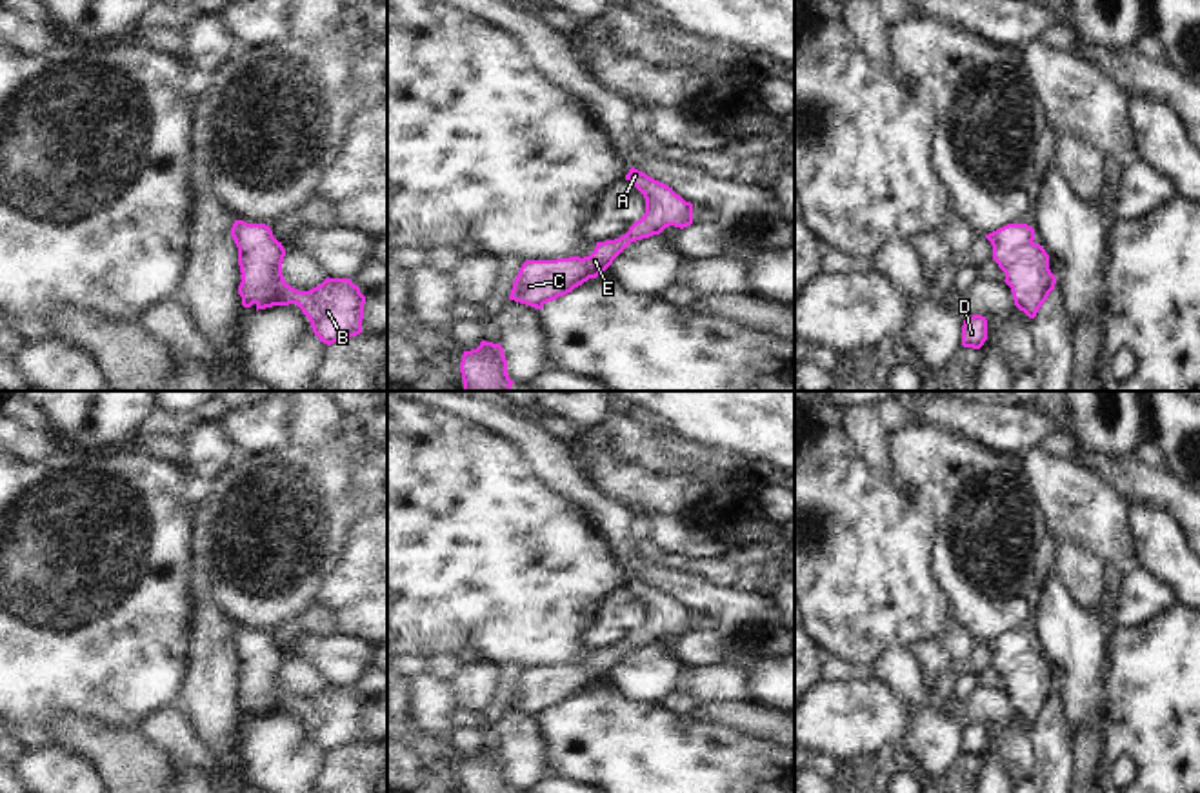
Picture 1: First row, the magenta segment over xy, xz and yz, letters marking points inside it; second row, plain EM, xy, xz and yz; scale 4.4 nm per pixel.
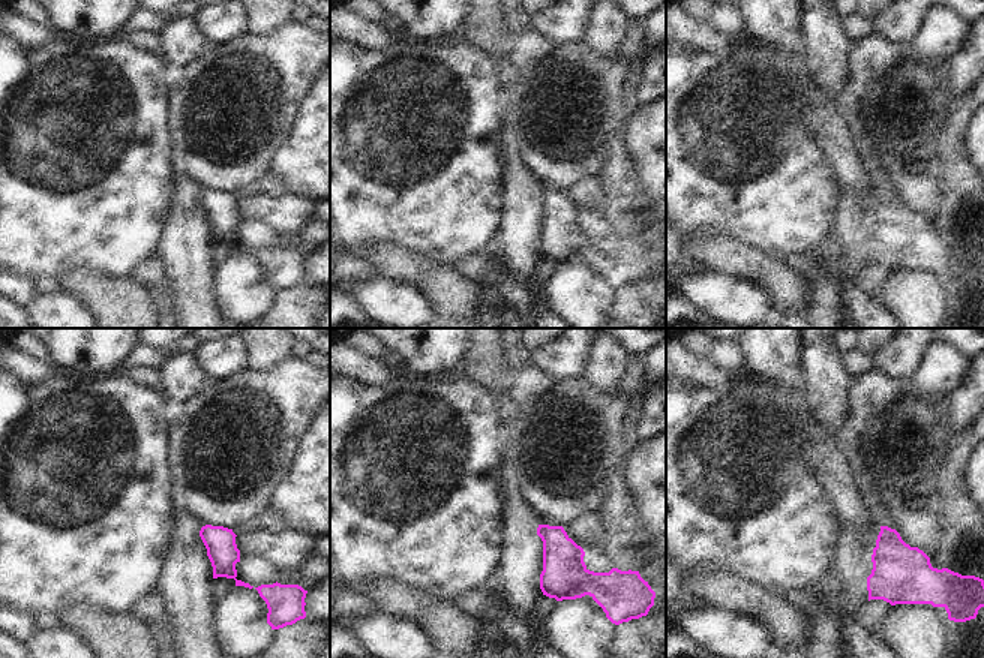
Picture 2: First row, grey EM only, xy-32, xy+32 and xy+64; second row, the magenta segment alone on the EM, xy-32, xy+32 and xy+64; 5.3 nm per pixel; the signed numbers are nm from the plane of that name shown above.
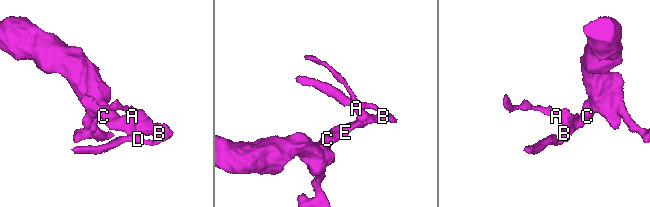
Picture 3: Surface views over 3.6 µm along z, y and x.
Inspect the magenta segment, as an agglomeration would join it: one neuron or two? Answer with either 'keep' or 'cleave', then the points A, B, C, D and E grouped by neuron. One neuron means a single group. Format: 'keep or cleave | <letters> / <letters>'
keep | A B C D E

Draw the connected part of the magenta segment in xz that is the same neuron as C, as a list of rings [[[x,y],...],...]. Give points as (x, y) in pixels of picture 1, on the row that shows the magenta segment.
[[[635,167],[629,169],[625,180],[644,195],[644,216],[620,238],[596,242],[589,256],[525,260],[513,282],[509,300],[542,309],[547,302],[602,275],[631,242],[660,235],[669,226],[684,229],[693,224],[693,204],[669,186]]]

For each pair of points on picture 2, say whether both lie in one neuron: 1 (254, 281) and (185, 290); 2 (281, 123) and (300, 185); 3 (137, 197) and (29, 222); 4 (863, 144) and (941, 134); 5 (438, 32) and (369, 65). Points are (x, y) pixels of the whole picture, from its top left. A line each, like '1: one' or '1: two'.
1: two
2: two
3: one
4: one
5: two

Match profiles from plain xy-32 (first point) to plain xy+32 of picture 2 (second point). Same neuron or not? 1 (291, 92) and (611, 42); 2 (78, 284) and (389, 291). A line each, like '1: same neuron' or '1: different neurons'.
1: different neurons
2: different neurons

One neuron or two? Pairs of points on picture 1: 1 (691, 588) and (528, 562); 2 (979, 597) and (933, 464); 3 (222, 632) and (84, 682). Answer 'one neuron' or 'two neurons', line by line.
1: two neurons
2: one neuron
3: two neurons

